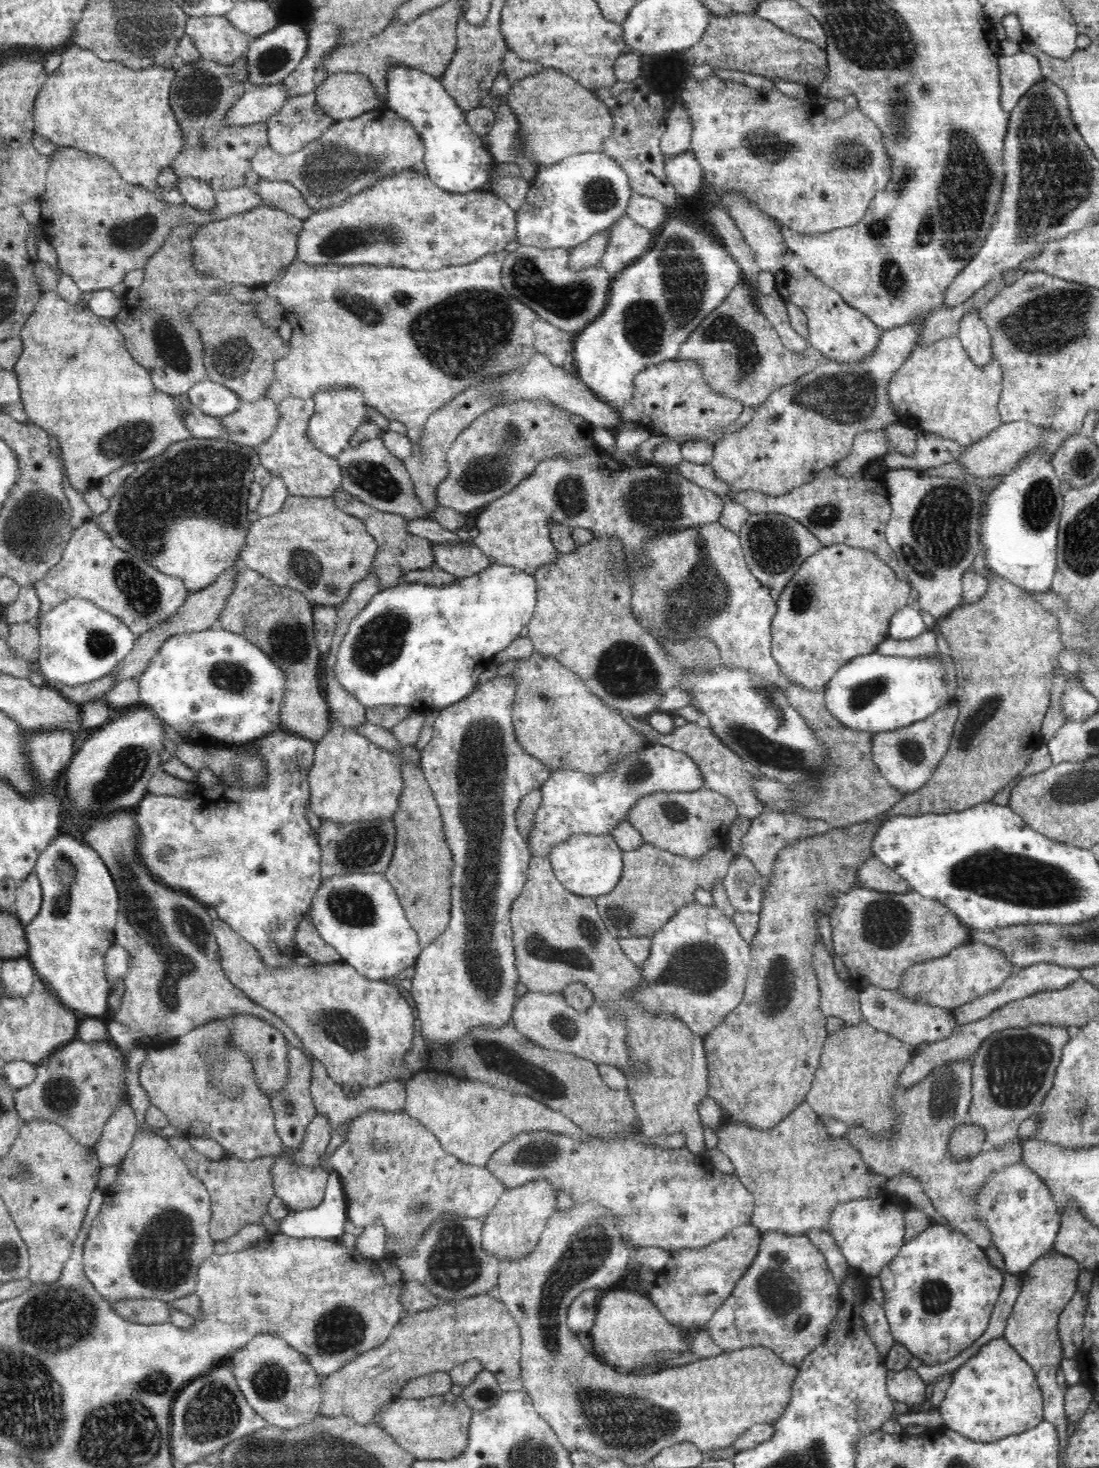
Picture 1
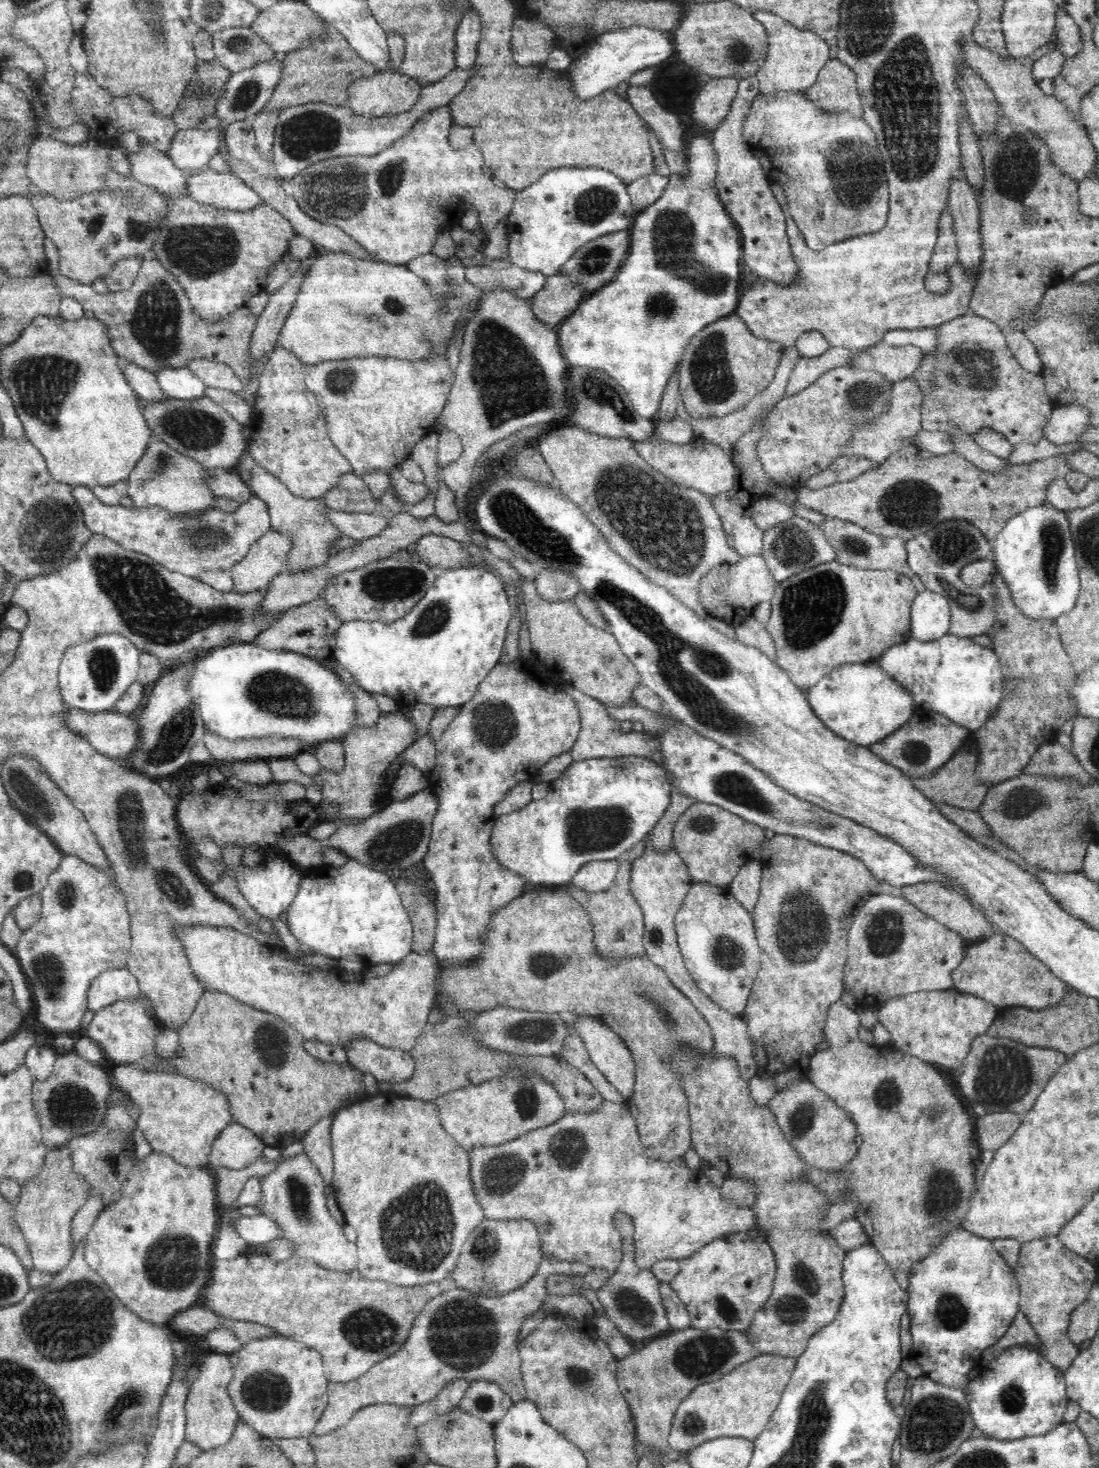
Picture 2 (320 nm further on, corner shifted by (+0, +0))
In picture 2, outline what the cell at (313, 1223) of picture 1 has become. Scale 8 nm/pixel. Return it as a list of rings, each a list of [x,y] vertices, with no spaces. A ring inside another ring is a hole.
[[[245,1211],[237,1216],[234,1227],[235,1232],[251,1245],[264,1244],[282,1236],[278,1223],[252,1211]]]

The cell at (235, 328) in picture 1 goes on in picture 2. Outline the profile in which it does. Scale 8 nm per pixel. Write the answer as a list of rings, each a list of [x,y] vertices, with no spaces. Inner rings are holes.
[[[193,358],[187,362],[187,367],[202,380],[206,387],[222,388],[237,394],[245,389],[243,382],[236,376],[231,366],[222,362]]]

